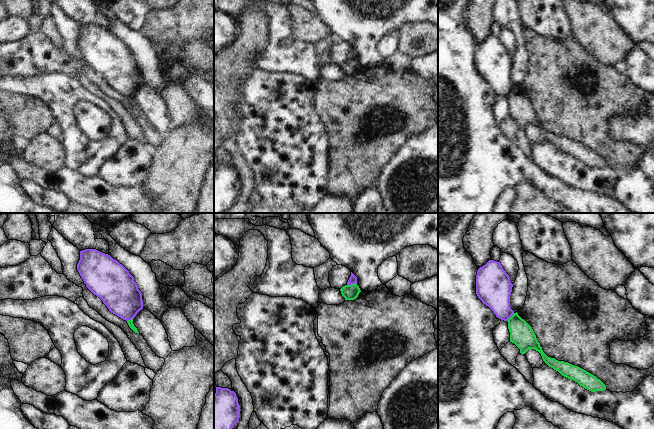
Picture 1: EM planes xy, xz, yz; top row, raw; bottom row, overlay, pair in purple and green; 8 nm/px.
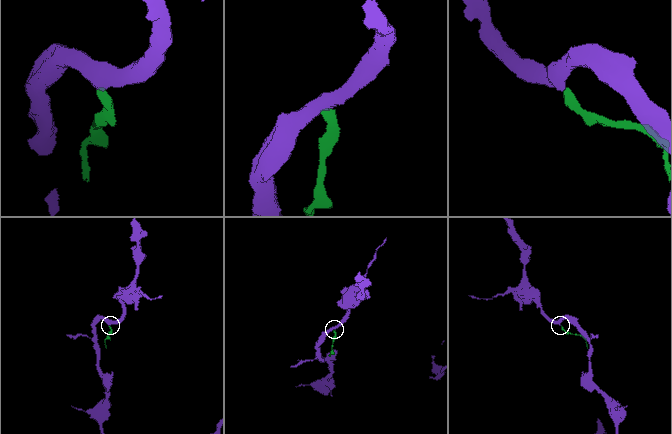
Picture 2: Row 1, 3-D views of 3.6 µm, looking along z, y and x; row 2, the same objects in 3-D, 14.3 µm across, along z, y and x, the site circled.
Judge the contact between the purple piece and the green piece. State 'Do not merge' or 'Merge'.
Do not merge

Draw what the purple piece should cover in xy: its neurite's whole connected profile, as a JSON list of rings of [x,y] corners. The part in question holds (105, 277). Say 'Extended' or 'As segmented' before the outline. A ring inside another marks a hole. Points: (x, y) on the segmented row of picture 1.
As segmented. [[[96,249],[80,251],[77,270],[86,287],[107,306],[109,311],[123,320],[131,320],[143,309],[142,293],[129,271],[110,255]]]

